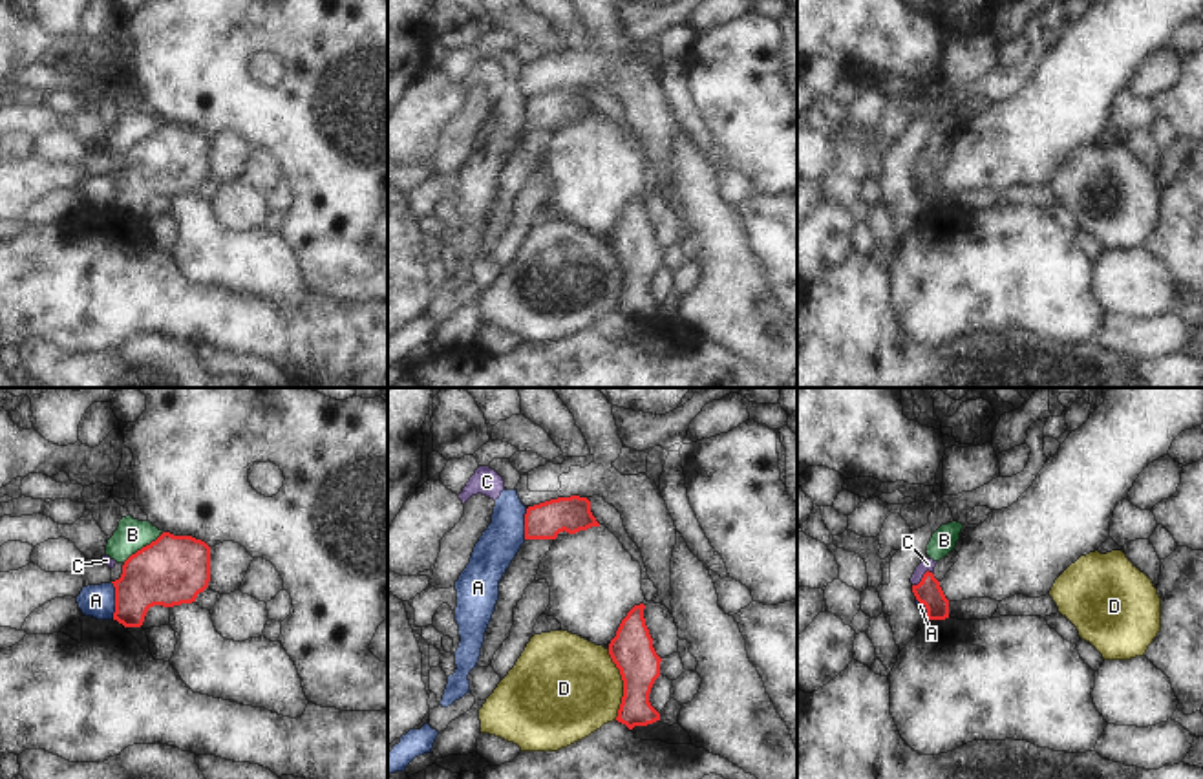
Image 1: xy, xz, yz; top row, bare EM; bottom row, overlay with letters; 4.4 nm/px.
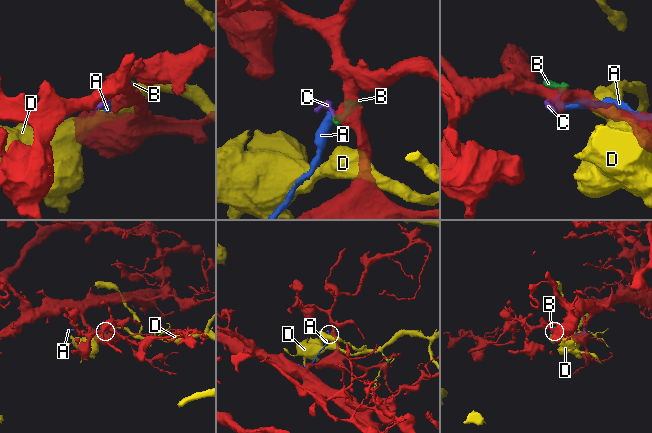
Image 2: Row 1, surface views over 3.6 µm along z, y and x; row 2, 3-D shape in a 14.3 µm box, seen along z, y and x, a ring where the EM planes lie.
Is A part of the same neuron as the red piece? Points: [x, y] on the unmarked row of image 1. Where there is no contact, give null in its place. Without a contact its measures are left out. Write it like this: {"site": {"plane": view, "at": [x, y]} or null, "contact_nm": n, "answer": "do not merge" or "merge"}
{"site": {"plane": "xy", "at": [116, 191]}, "contact_nm": 160, "answer": "do not merge"}

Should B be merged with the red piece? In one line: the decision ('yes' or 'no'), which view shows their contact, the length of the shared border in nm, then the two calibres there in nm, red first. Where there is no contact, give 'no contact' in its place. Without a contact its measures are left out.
no | xy | 220 nm | 300/140 nm

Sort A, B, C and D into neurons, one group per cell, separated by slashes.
A / B C / D

